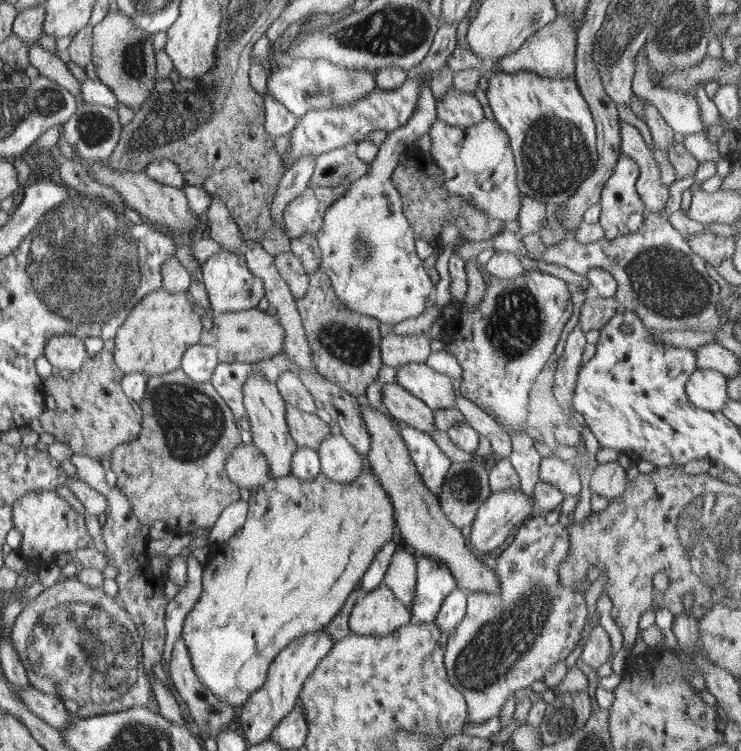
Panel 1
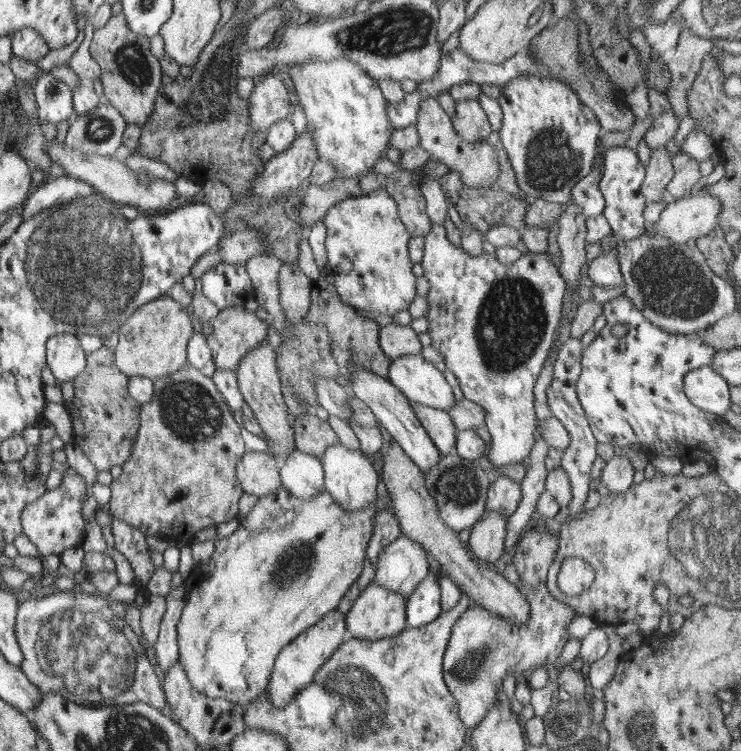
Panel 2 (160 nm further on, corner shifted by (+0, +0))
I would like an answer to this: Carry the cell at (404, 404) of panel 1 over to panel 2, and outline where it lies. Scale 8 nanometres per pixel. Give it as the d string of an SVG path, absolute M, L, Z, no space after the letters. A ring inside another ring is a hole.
M410 401L416 420L419 420L421 428L425 430L427 437L432 440L439 455L454 454L455 426L447 416L447 411L437 410L416 402Z

